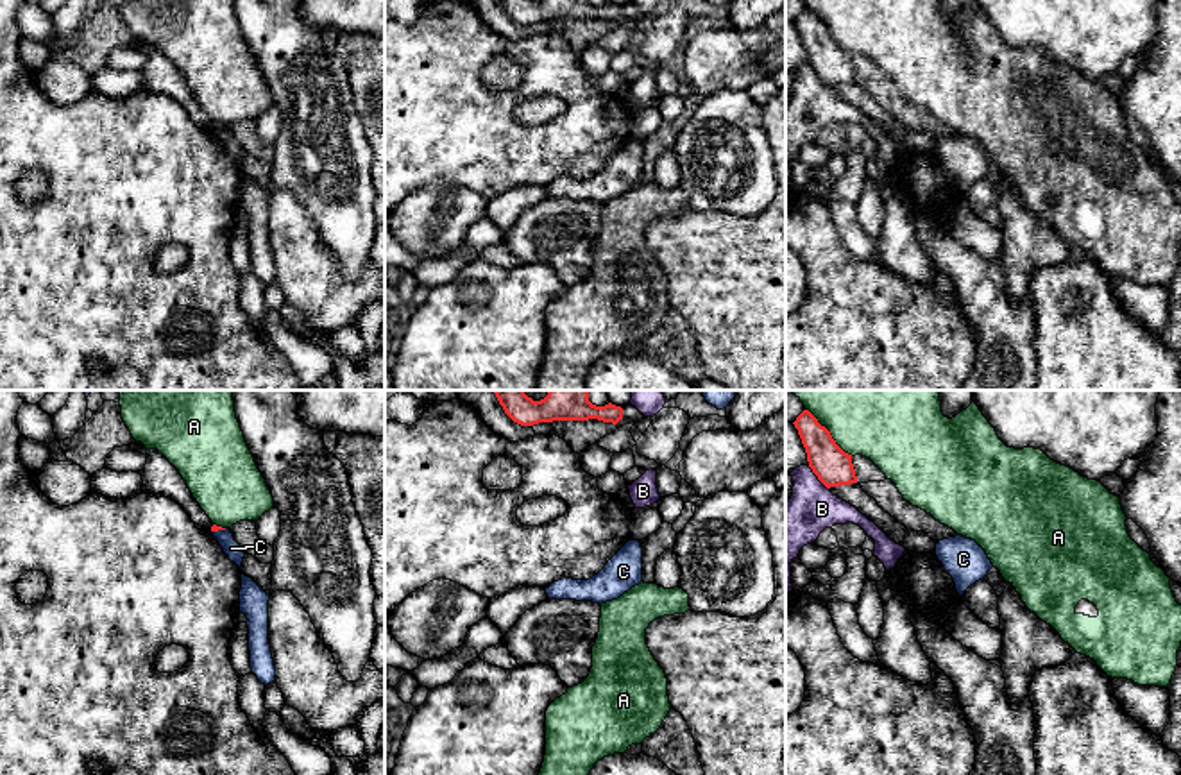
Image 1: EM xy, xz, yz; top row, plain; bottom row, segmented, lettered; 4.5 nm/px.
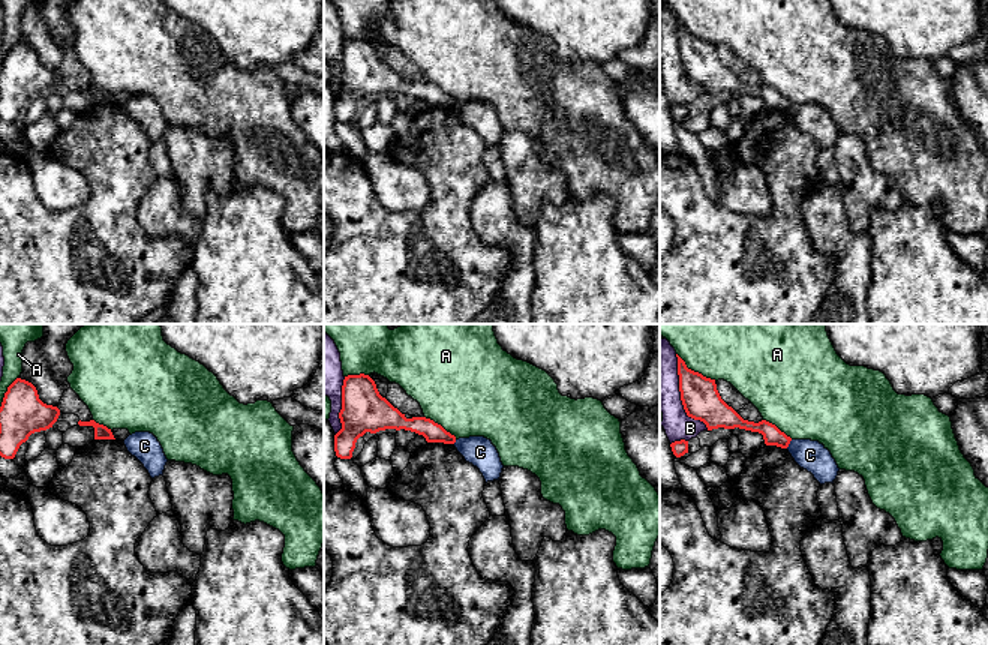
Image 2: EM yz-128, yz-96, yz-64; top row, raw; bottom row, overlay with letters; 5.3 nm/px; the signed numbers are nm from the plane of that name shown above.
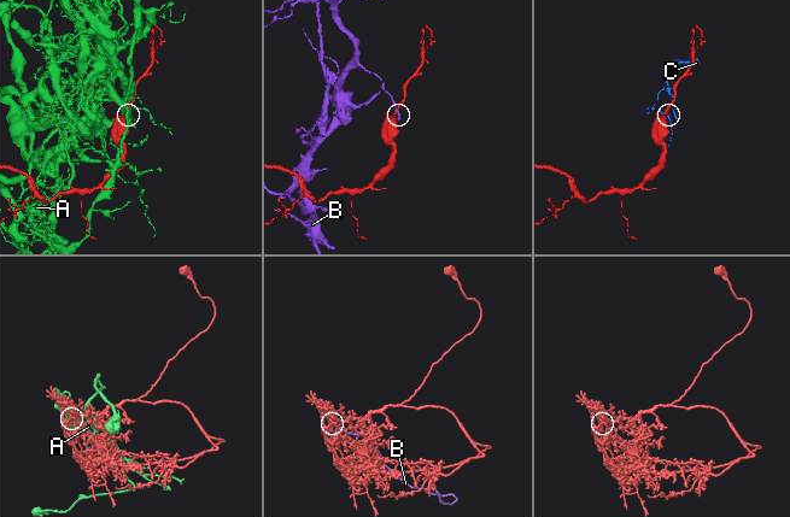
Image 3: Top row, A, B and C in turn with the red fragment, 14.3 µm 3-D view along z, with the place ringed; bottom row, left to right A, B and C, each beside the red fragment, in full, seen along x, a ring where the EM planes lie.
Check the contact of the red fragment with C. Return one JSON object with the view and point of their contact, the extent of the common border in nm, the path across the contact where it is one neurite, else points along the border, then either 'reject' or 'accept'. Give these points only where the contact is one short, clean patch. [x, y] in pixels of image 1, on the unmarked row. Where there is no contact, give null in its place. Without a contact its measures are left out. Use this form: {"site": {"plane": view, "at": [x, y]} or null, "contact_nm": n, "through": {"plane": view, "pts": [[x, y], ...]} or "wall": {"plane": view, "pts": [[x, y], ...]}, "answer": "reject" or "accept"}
{"site": {"plane": "xy", "at": [219, 127]}, "contact_nm": 70, "wall": {"plane": "xy", "pts": [[226, 127], [213, 131]]}, "answer": "reject"}

